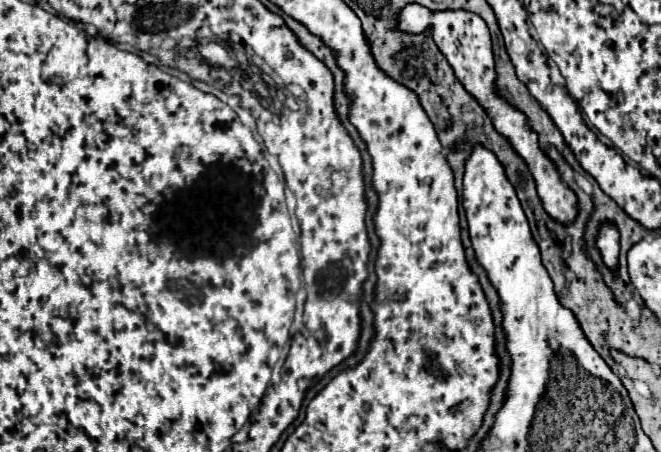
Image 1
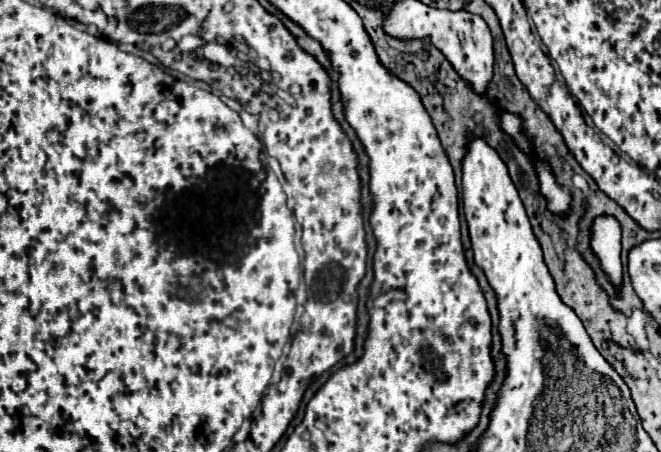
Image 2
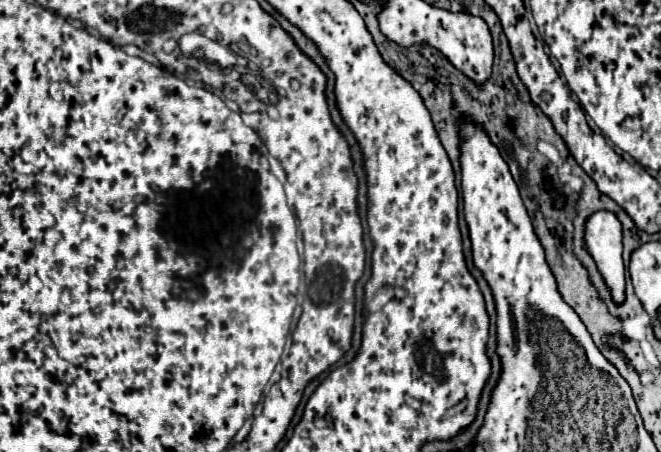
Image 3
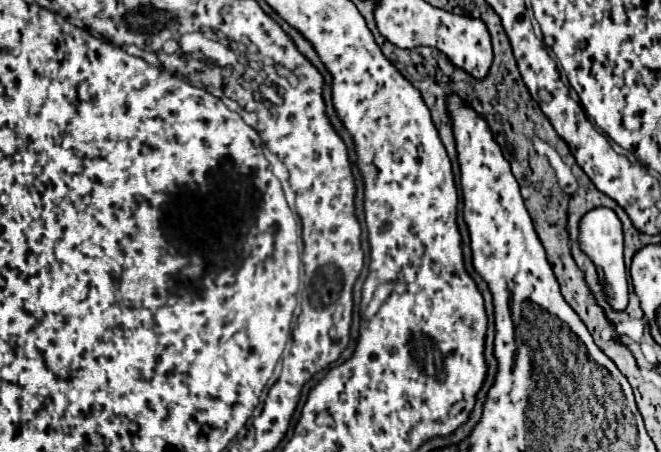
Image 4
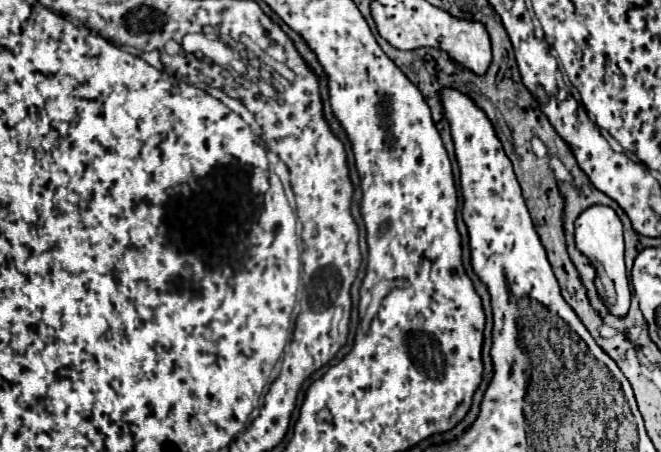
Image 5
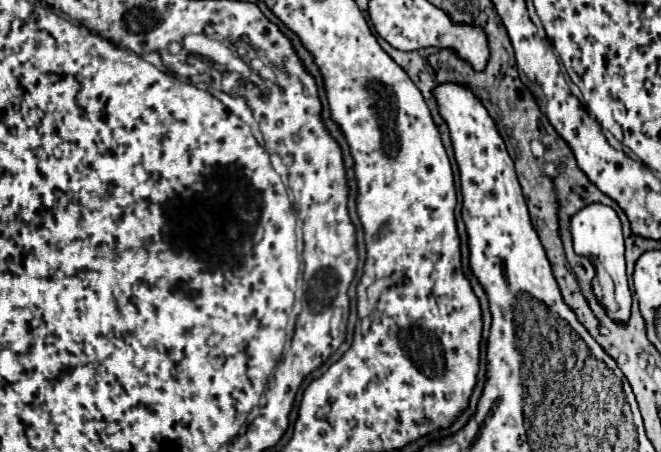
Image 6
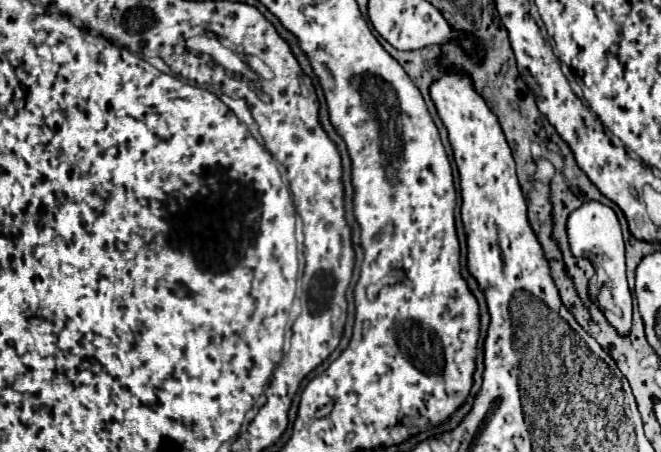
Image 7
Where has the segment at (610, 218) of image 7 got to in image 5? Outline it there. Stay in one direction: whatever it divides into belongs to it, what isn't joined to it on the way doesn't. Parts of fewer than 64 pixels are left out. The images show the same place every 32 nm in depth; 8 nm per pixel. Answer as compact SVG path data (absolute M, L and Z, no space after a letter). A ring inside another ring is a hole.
M594 204L586 208L576 220L574 220L574 240L576 248L586 254L592 264L606 264L606 274L612 278L616 288L616 302L610 308L610 314L614 316L626 316L630 308L630 288L628 288L628 276L624 268L624 240L622 240L622 222L616 216L616 212L608 206Z

